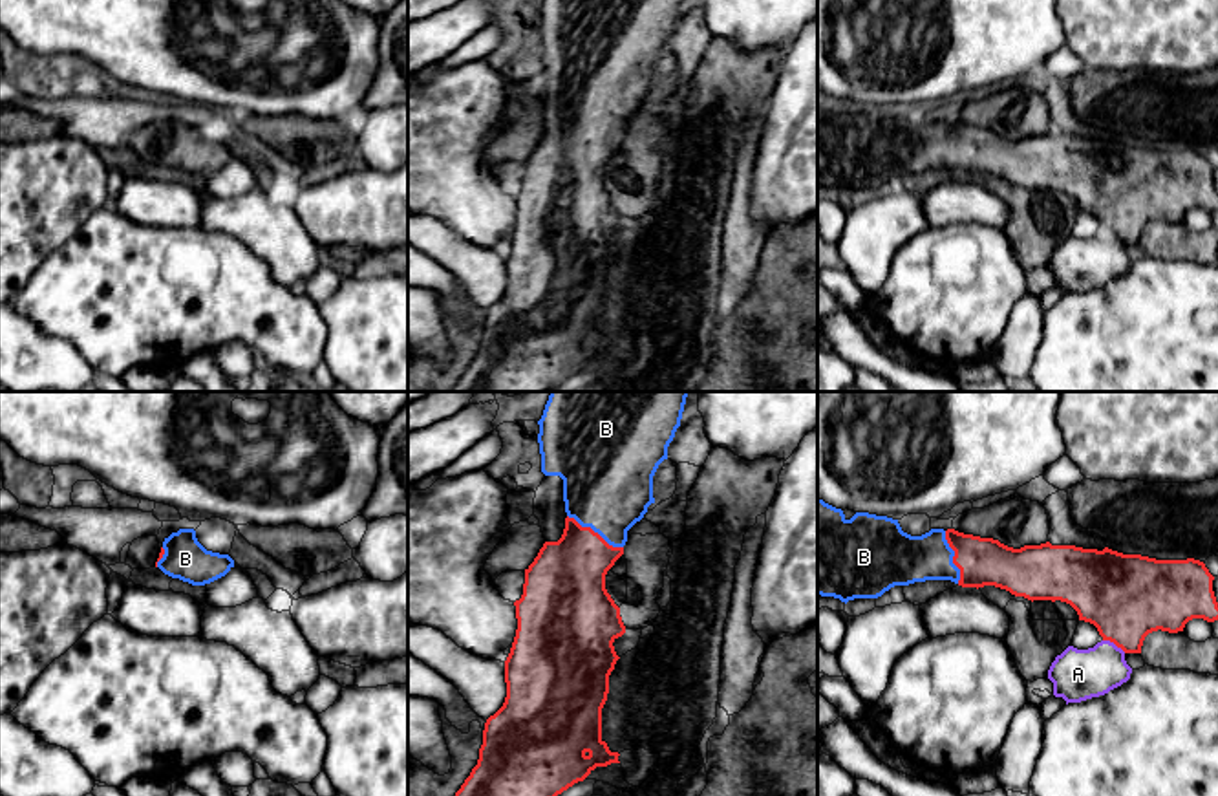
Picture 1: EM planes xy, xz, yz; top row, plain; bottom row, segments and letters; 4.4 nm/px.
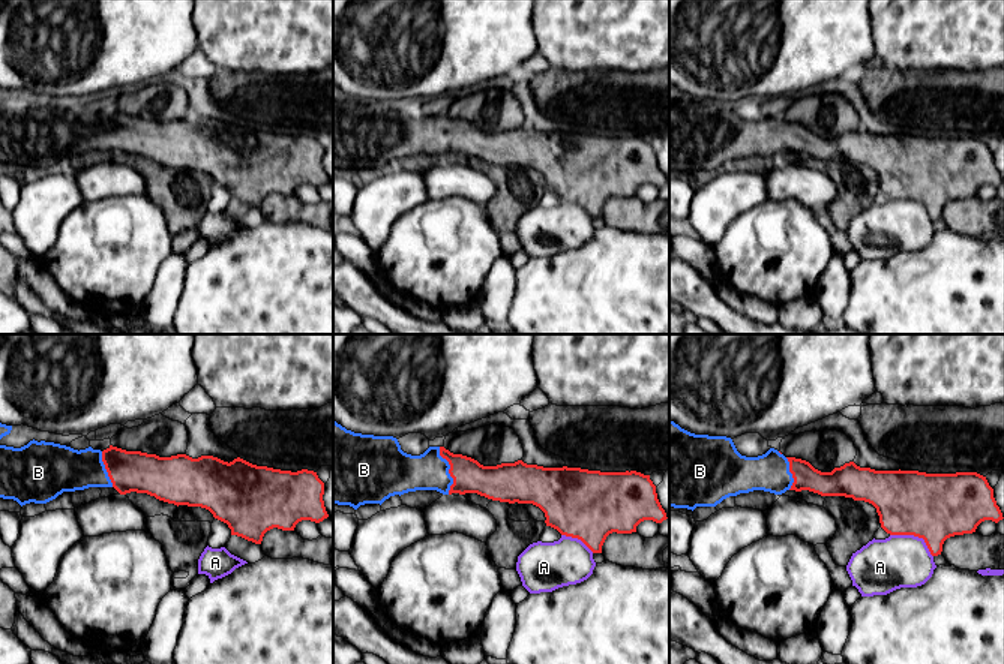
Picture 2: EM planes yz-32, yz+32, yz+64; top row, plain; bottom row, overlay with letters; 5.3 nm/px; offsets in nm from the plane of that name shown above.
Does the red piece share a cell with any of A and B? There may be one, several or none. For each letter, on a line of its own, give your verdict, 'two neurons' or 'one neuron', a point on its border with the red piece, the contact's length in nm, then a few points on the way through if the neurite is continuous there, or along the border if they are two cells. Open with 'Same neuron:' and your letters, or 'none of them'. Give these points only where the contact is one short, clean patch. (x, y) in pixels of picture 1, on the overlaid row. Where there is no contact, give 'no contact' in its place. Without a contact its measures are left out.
Same neuron: B
A: two neurons | yz (1114, 643) | 120 nm
B: one neuron | xz (593, 531) | 280 nm | across xz (566, 580), (591, 544), (593, 531), (608, 493), (608, 476)

